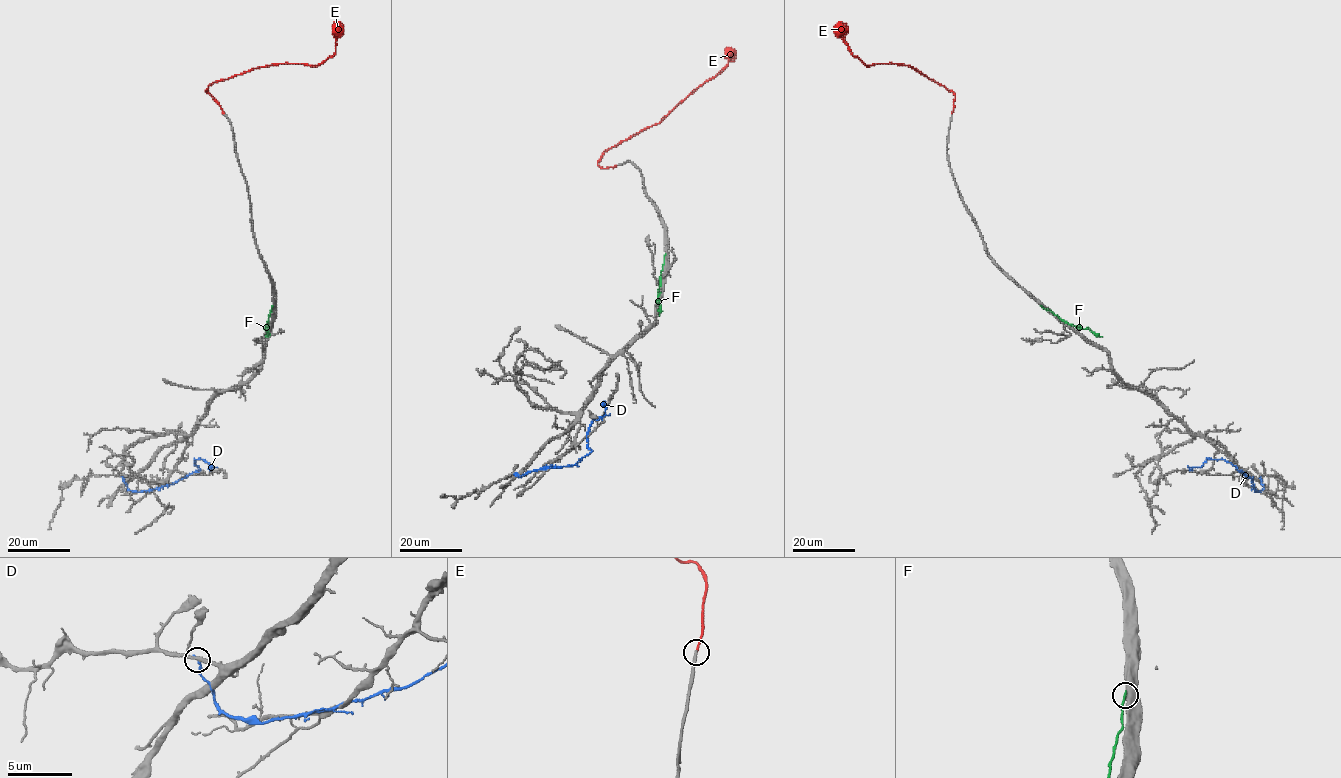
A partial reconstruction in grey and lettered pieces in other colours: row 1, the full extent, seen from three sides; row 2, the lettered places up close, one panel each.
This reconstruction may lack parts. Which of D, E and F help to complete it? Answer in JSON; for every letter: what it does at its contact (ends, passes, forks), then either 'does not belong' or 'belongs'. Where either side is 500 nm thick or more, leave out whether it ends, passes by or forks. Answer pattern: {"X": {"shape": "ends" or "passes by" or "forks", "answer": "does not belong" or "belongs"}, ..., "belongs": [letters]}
{"D": {"shape": "ends", "answer": "does not belong"}, "E": {"shape": "ends", "answer": "does not belong"}, "F": {"shape": "ends", "answer": "does not belong"}, "belongs": []}

